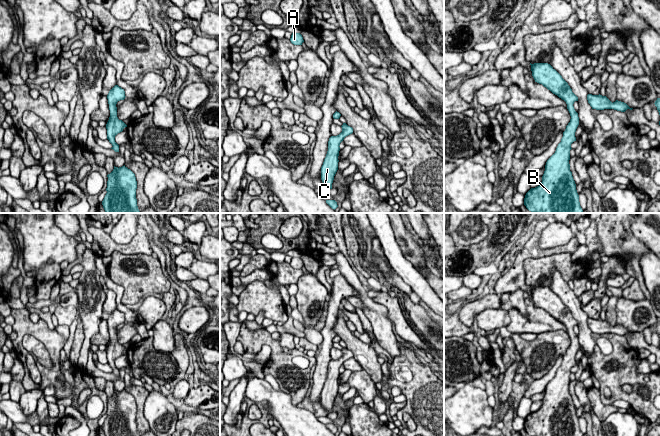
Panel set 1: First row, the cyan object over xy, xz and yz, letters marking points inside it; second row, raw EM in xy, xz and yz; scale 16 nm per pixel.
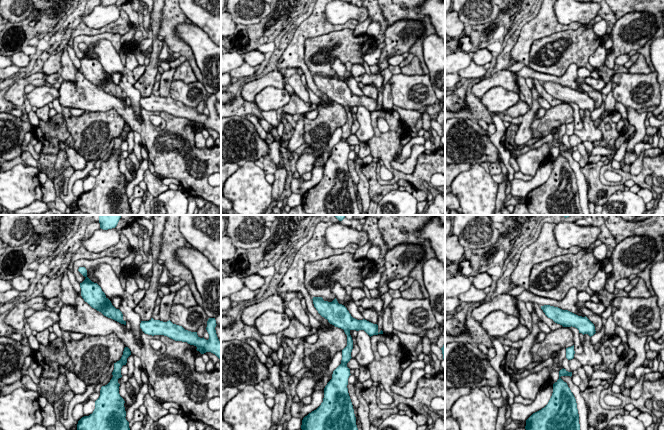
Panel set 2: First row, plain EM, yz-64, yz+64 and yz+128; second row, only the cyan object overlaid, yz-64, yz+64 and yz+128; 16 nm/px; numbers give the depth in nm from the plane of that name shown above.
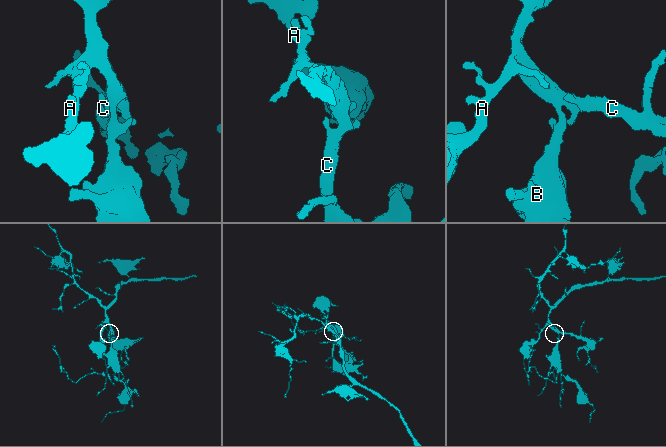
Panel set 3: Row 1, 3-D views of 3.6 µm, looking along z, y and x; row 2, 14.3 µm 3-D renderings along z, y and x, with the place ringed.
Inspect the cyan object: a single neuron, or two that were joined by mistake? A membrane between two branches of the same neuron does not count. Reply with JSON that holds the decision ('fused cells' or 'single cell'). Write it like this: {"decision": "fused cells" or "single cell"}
{"decision": "single cell"}

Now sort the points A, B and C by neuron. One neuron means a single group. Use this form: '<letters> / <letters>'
A B C

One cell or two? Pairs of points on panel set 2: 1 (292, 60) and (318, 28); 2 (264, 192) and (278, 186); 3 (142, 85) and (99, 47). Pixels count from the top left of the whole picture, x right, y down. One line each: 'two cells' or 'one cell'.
1: one cell
2: two cells
3: two cells

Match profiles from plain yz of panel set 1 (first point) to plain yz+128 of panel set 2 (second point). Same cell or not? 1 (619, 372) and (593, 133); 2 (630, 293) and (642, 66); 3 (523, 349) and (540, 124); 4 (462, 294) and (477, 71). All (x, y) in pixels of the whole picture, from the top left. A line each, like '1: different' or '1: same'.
1: different
2: same
3: same
4: same

